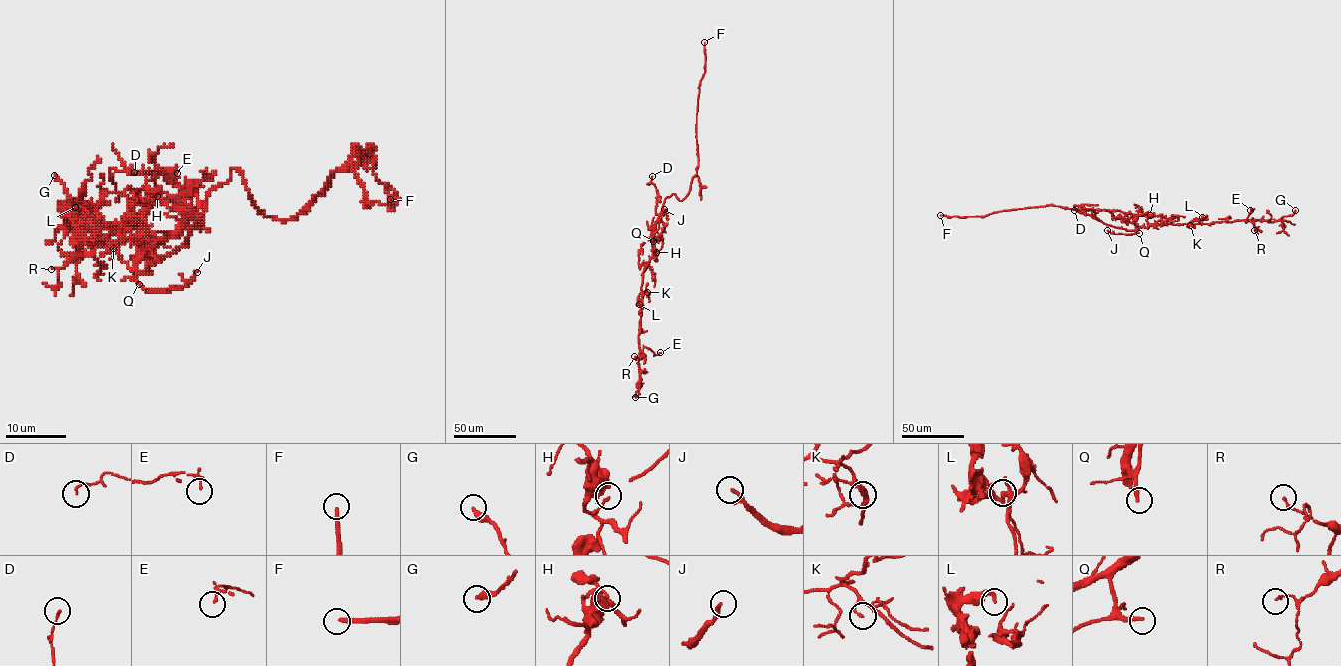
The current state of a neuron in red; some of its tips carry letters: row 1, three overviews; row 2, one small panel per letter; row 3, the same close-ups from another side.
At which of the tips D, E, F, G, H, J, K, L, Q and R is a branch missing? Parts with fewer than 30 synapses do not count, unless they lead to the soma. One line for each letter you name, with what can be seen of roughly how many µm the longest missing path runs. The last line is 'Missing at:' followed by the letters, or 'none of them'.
F: Missing length about 60 µm
Q: Missing length about 170 µm
Missing at: F, Q

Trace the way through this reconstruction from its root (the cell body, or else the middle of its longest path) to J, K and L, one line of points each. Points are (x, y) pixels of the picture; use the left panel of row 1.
J: (189, 234), (183, 246), (145, 272), (136, 269), (136, 279), (145, 290), (168, 291), (184, 285), (197, 272)
K: (189, 234), (145, 272), (136, 261), (148, 254), (136, 241), (83, 240), (101, 235), (113, 248)
L: (189, 234), (139, 272), (137, 257), (148, 254), (136, 241), (83, 240), (97, 231), (65, 219), (75, 207)

